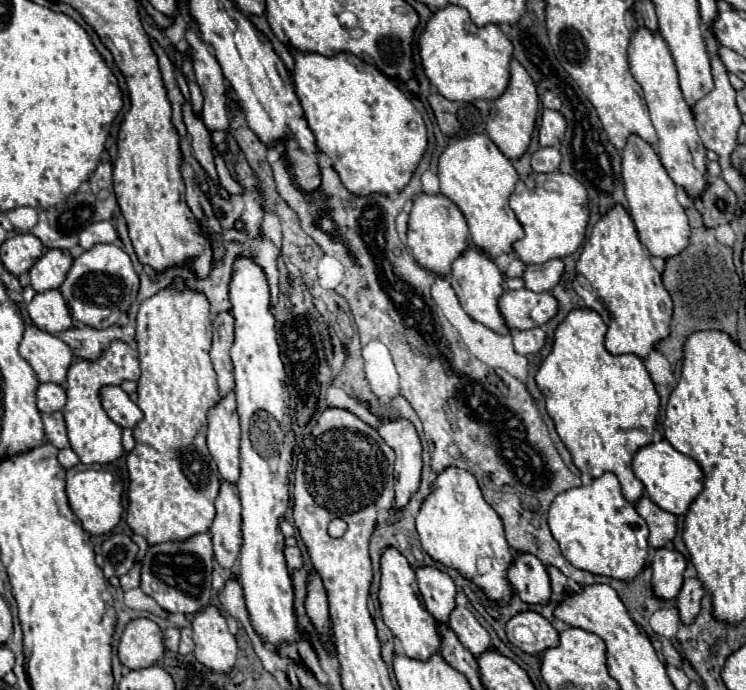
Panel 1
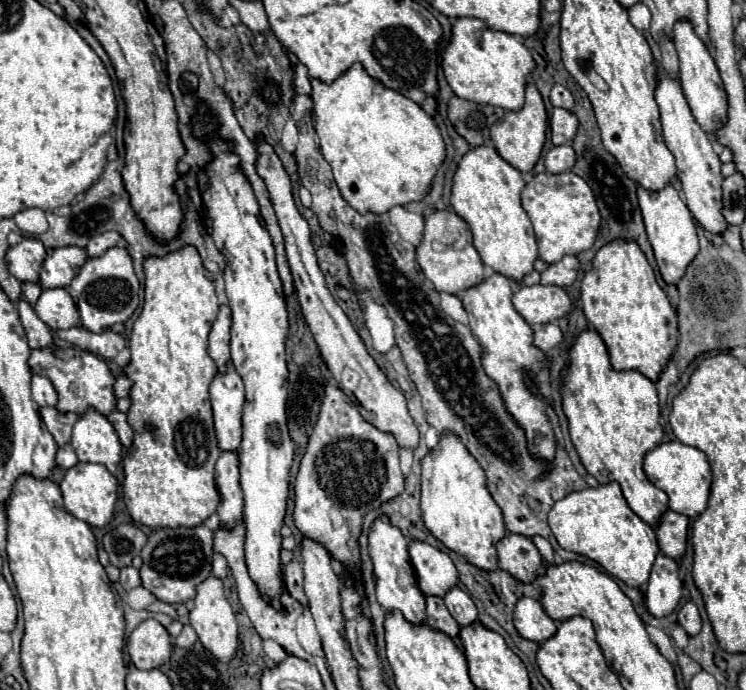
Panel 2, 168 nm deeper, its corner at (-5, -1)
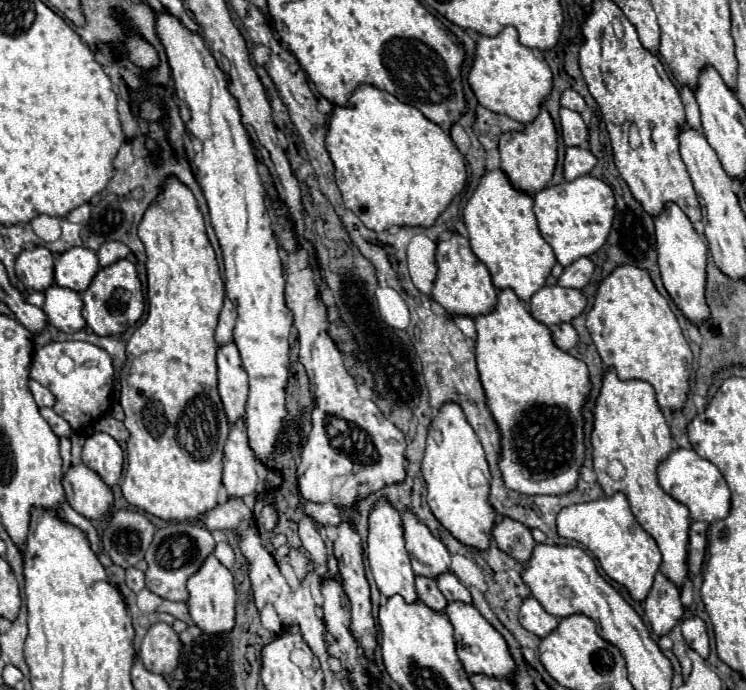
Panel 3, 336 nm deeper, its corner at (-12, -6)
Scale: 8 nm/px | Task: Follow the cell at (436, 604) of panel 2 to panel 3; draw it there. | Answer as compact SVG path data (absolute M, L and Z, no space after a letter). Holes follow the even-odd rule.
M416 576L416 594L422 602L426 602L426 606L430 606L432 610L442 612L446 608L446 598L444 594L440 594L436 580L434 578L426 578L426 576Z

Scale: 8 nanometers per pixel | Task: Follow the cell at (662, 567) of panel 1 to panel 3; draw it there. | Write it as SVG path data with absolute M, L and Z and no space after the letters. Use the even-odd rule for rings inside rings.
M662 572L656 574L650 594L644 600L644 614L656 636L668 634L684 616L680 590Z

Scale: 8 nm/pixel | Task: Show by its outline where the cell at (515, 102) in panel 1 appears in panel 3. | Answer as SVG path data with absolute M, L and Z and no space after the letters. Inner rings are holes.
M542 108L538 118L530 122L524 132L506 132L500 136L500 168L516 190L534 196L548 186L556 168L556 138L558 134L546 108Z

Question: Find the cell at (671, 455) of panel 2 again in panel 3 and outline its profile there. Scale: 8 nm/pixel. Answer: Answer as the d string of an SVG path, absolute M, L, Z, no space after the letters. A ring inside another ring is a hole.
M686 448L674 450L660 464L658 482L666 494L670 494L674 500L688 506L692 520L702 520L712 524L730 514L730 490L726 480L722 478L720 470L712 462L700 458L694 450L686 450Z

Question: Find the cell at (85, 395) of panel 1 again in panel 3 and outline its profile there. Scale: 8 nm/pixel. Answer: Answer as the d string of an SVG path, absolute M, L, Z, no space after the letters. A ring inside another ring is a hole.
M98 432L86 440L82 450L82 462L90 470L94 470L106 482L106 486L112 488L120 480L124 454L112 436Z

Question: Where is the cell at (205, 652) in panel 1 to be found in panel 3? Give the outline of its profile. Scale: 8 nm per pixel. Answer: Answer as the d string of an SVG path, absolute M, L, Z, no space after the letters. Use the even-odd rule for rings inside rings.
M210 554L200 570L188 578L188 612L192 622L208 632L208 634L220 634L234 628L234 604L236 604L236 590L234 590L234 578L232 572L214 556Z

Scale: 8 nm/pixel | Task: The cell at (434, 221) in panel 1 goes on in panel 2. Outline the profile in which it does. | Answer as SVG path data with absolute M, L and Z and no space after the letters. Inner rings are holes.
M435 209L425 215L425 231L417 245L417 263L437 291L457 293L483 281L483 261L473 245L469 225L451 209Z

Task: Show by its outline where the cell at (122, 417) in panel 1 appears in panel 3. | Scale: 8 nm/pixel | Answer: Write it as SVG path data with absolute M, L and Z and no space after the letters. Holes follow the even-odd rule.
M48 342L46 346L36 348L30 366L30 378L38 380L54 394L54 412L60 414L72 430L80 430L90 424L90 420L96 420L108 412L112 376L114 368L110 354L88 342Z

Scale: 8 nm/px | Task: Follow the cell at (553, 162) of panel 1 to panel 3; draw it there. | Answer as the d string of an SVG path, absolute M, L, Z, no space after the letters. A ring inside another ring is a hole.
M568 148L566 160L564 160L564 178L576 180L578 176L590 174L590 170L596 166L596 156L586 148Z

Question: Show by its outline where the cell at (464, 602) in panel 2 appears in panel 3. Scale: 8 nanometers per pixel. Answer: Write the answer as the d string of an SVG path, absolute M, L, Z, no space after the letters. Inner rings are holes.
M452 572L438 574L438 576L436 576L436 582L438 582L438 588L440 588L440 592L446 596L448 602L462 600L462 602L472 604L472 598L470 598L468 588L466 588L466 586L452 574Z

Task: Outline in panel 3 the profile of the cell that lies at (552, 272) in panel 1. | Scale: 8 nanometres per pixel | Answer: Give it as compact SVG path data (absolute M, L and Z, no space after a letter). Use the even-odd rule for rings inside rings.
M578 258L574 264L566 266L558 284L566 286L566 288L584 288L594 272L594 262L590 258Z

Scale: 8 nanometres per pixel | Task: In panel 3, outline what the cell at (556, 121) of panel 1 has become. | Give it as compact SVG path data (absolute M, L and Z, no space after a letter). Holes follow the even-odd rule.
M562 108L560 124L562 124L562 138L566 146L584 146L588 142L588 128L578 112Z

